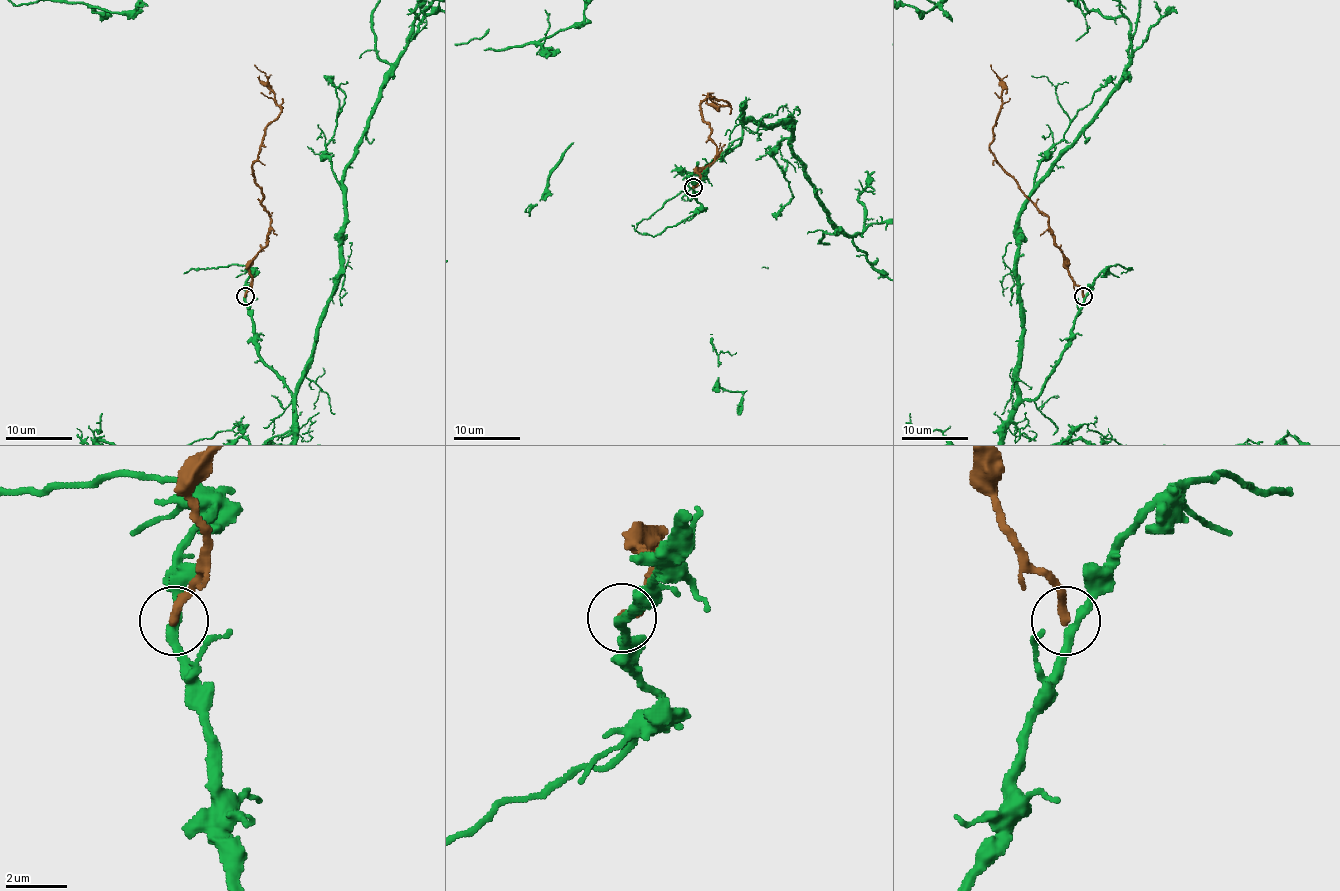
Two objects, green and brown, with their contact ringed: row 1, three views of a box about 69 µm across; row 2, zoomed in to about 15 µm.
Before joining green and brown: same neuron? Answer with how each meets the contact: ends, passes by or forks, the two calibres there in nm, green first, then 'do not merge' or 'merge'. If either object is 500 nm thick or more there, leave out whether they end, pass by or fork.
green passes by; brown ends; calibres 280 and 280 nm; merge

